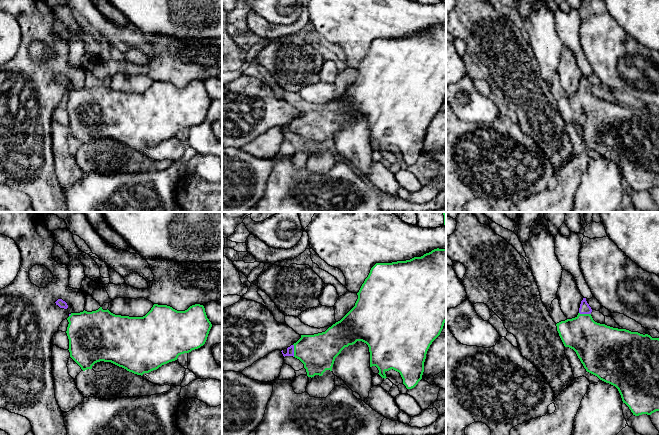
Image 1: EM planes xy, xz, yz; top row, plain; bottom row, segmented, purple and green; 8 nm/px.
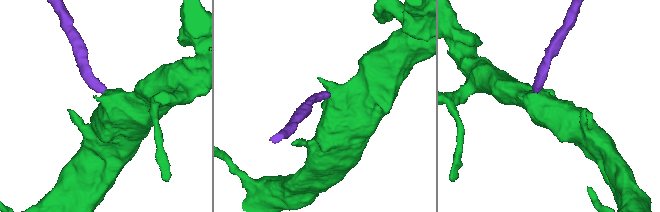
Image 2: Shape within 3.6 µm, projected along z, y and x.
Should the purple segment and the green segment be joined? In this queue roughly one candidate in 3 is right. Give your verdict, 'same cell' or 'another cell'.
same cell

